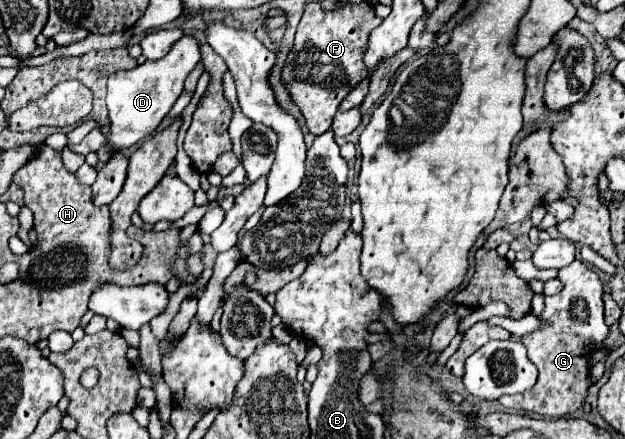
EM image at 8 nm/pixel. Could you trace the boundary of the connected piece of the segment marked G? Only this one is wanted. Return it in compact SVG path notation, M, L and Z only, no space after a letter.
M575 260L567 268L561 268L557 278L563 284L563 290L555 296L545 296L545 310L541 314L551 322L551 328L541 328L523 336L527 356L539 370L537 384L523 394L499 398L505 408L535 412L545 418L561 418L565 414L575 414L581 408L591 386L587 364L589 348L583 340L603 342L609 332L603 320L603 282L599 276L583 260Z

